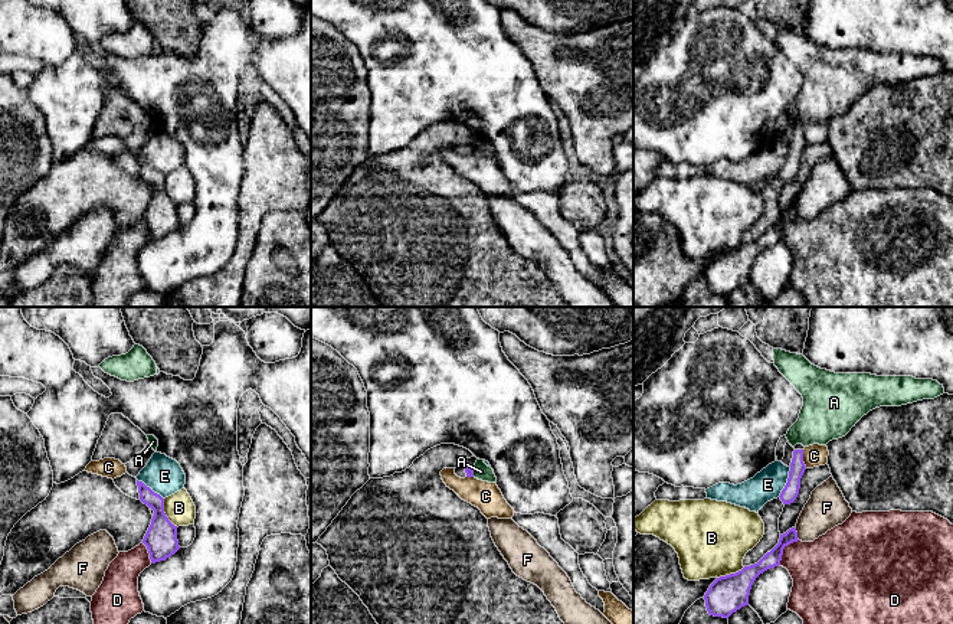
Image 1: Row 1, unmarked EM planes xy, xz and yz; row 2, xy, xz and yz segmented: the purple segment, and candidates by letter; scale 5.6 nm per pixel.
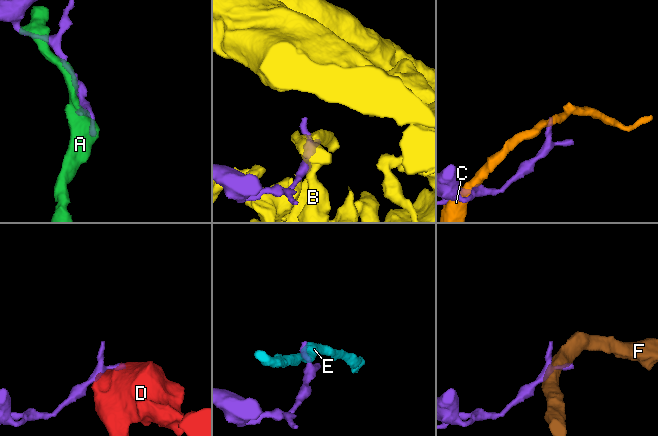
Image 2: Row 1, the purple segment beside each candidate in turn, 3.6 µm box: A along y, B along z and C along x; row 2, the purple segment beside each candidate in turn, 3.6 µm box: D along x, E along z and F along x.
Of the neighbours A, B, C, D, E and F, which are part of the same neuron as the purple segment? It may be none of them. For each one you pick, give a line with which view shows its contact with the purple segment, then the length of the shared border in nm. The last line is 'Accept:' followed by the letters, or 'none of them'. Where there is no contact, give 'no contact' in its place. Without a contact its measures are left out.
Accept: none of them

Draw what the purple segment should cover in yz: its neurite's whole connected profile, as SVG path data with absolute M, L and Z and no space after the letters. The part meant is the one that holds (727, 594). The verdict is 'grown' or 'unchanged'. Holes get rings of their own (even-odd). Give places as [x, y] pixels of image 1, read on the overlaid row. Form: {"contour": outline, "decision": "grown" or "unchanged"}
{"contour": "M792 527L780 535L779 543L757 563L744 566L736 574L717 578L704 595L708 614L728 618L741 607L749 605L750 589L756 578L764 571L779 566L783 549L798 540L796 527Z", "decision": "unchanged"}

